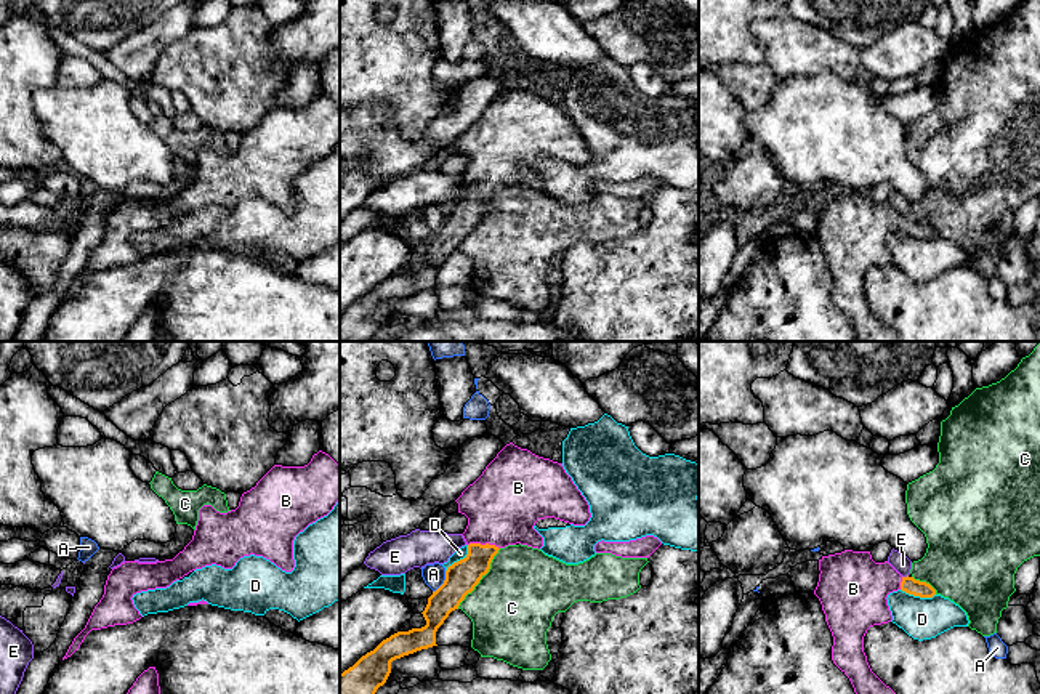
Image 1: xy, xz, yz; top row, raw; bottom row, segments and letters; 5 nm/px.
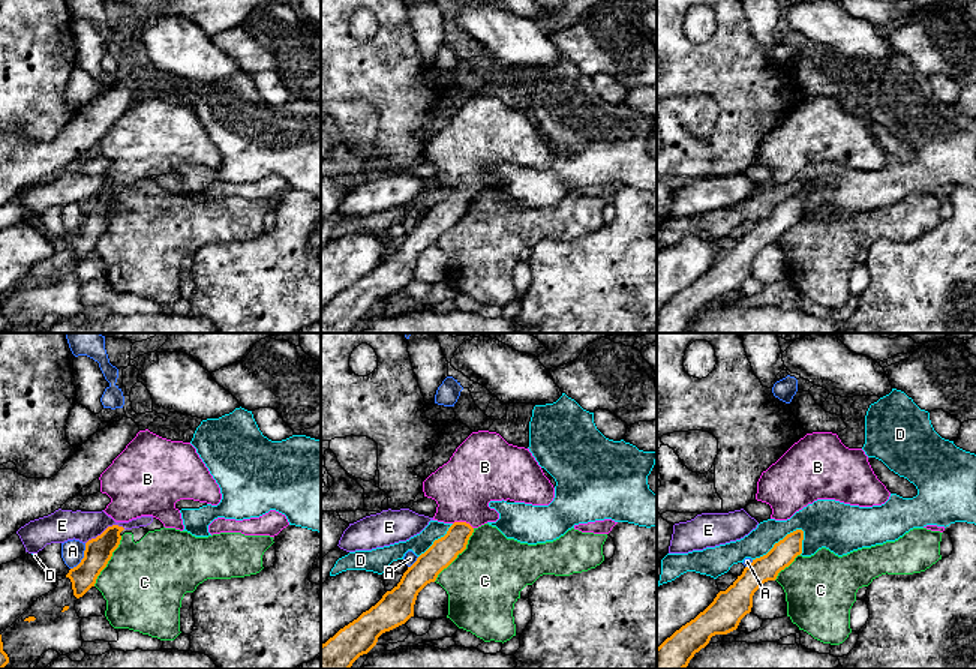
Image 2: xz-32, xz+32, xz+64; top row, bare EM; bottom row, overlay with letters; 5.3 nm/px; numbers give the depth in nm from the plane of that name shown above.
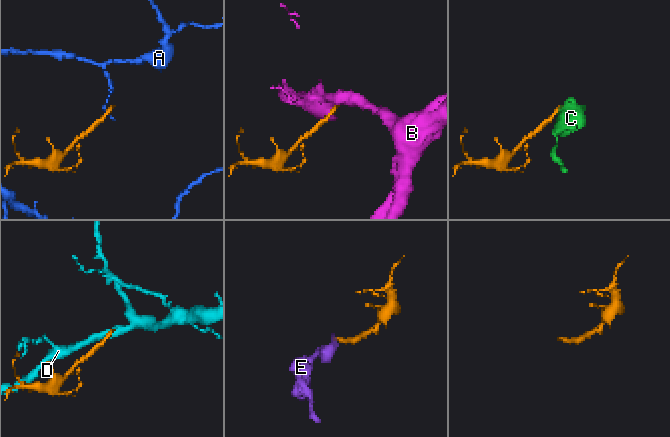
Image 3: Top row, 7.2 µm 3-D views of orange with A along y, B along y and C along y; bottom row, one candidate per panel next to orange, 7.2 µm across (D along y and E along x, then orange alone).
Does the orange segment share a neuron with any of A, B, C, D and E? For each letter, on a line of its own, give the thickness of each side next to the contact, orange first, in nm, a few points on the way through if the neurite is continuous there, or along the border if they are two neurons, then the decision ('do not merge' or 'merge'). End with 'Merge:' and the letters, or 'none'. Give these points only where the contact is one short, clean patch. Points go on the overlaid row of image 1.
A: 160/110 nm | along xz (446, 571), (446, 579), (433, 592) | do not merge
B: 160/380 nm | across xz (460, 577), (478, 560), (486, 544), (486, 532), (502, 505) | merge
C: 160/420 nm | along xz (500, 548), (489, 571), (457, 608) | do not merge
D: 80/200 nm | do not merge
E: 80/90 nm | along yz (907, 574), (902, 577) | do not merge
Merge: B

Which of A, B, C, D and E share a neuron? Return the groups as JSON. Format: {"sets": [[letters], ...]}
{"sets": [["A"], ["B"], ["C", "E"], ["D"]]}

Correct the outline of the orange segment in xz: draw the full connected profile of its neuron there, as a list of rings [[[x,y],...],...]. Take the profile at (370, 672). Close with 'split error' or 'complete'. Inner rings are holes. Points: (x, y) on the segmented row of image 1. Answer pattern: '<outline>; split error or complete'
[[[513,442],[455,502],[458,513],[468,518],[462,534],[468,555],[447,567],[444,583],[428,598],[421,612],[426,625],[391,635],[340,673],[340,694],[375,694],[386,683],[393,660],[437,646],[437,628],[489,572],[500,548],[516,543],[543,547],[543,537],[534,529],[538,519],[585,526],[591,518],[588,502],[562,463]]]; split error

